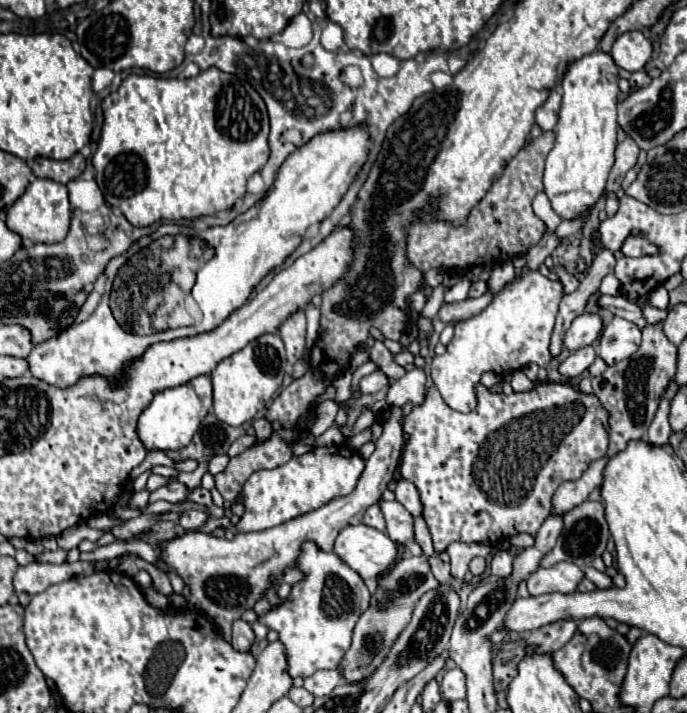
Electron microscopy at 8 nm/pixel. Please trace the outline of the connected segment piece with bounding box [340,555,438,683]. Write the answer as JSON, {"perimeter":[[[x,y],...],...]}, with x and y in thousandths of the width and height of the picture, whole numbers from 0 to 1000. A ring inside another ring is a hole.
{"perimeter":[[[588,778],[582,787],[576,787],[565,801],[559,801],[550,809],[550,823],[539,835],[539,851],[524,863],[524,868],[515,879],[512,905],[495,927],[498,950],[507,958],[524,958],[524,955],[536,952],[556,933],[556,927],[565,921],[571,905],[576,902],[579,891],[585,888],[588,877],[597,871],[603,846],[623,826],[635,826],[635,823],[638,823],[638,815],[626,801],[626,790],[623,790],[620,778],[611,778],[611,781]]]}

